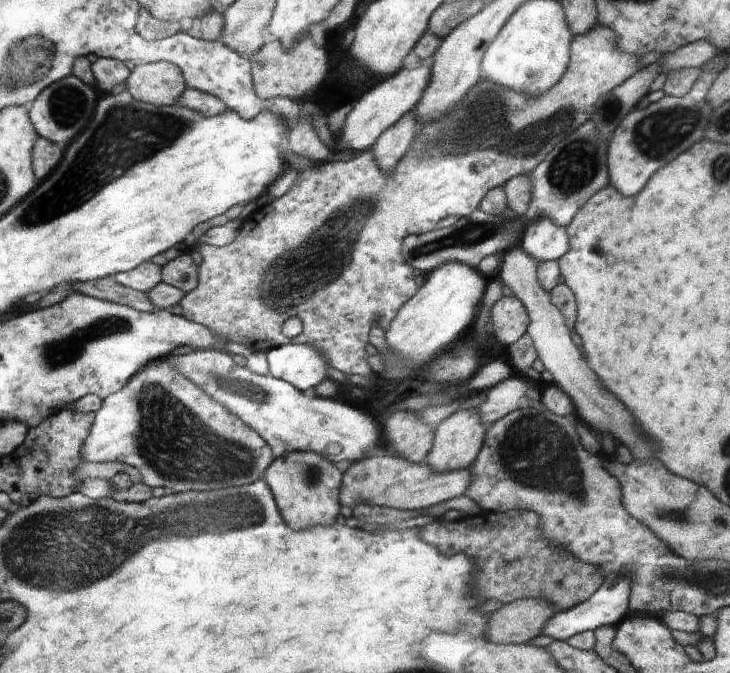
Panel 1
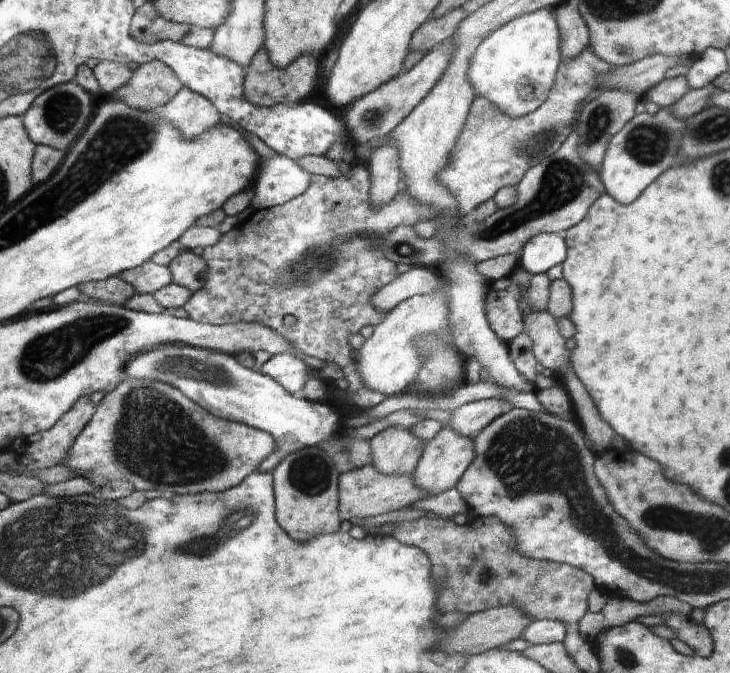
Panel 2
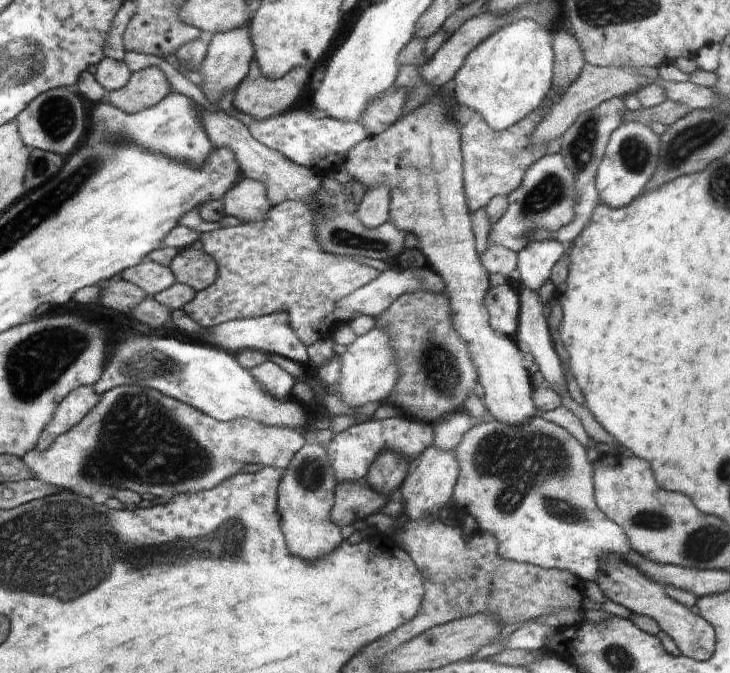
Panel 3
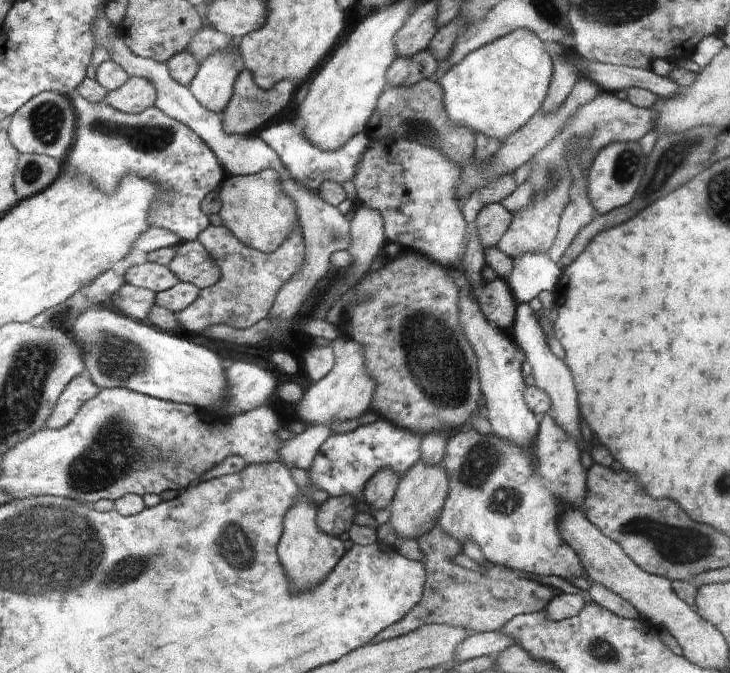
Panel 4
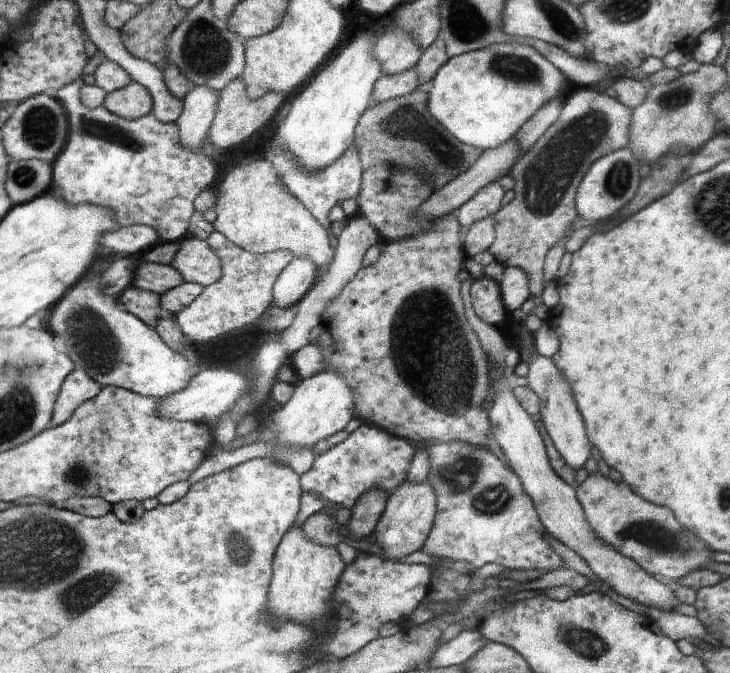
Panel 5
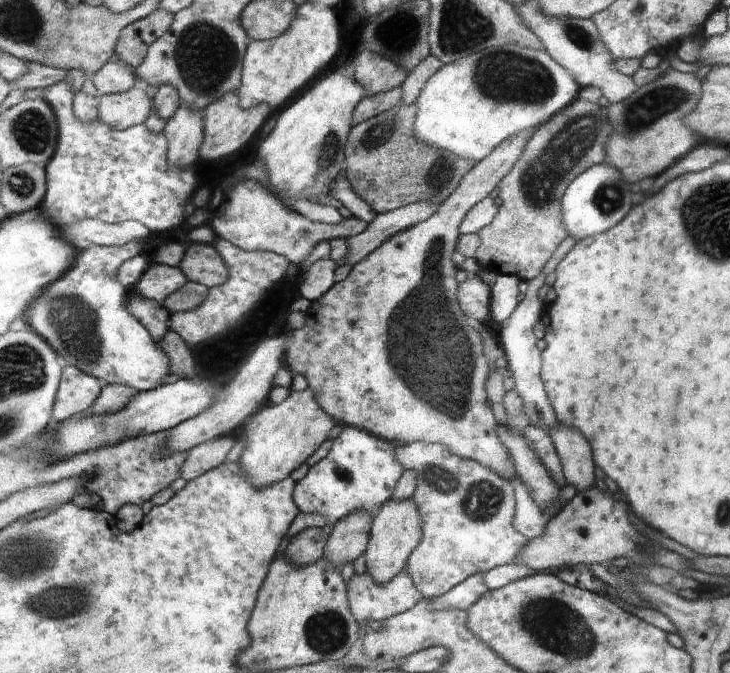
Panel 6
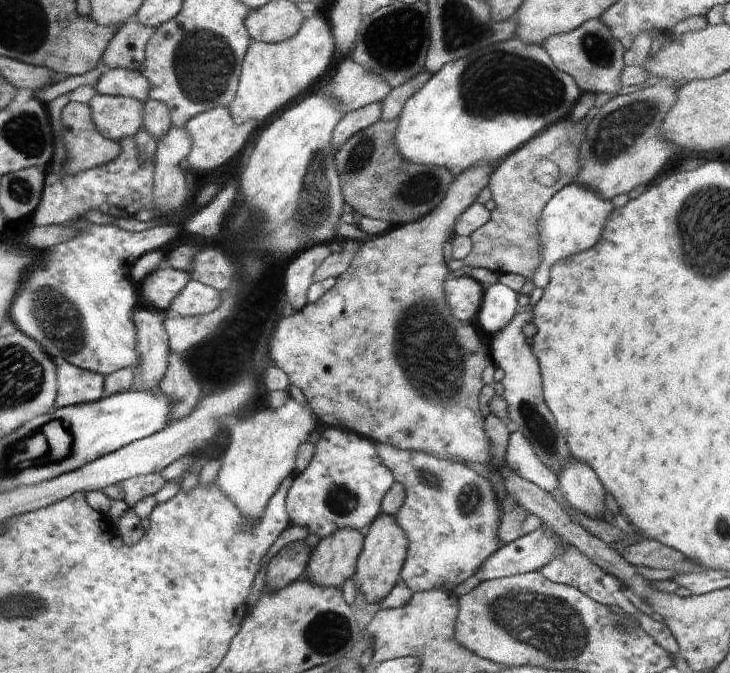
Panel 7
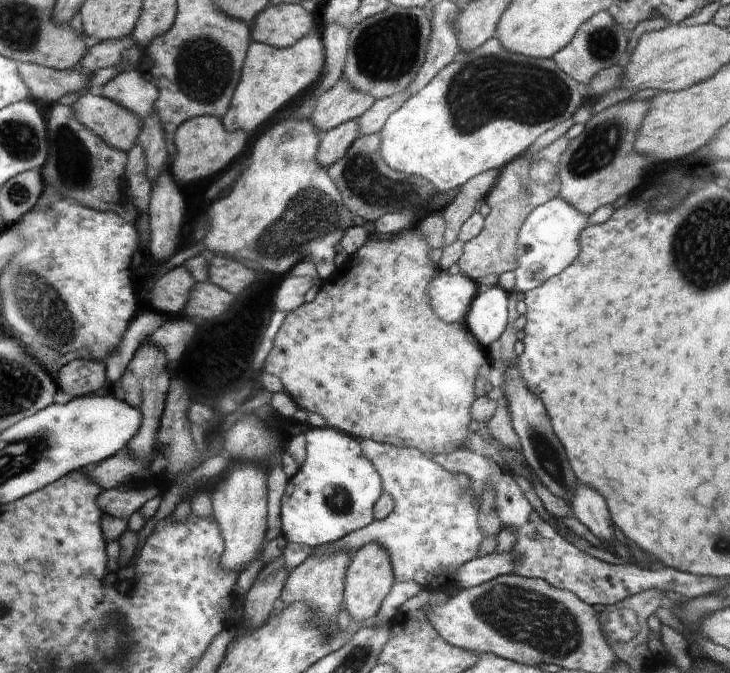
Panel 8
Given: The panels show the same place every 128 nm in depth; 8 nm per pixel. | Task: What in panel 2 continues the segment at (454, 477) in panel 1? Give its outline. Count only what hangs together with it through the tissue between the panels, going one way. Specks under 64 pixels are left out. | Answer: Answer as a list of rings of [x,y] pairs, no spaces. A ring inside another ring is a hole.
[[[373,465],[363,468],[345,468],[341,477],[340,490],[342,521],[396,512],[428,496],[417,490],[417,486],[410,475],[384,475]]]

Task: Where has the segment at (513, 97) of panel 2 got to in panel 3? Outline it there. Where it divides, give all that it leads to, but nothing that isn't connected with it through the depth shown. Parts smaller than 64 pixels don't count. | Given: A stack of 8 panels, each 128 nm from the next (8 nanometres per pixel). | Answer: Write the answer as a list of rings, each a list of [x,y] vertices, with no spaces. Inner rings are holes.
[[[522,18],[509,21],[506,26],[490,34],[490,37],[484,38],[482,43],[466,57],[460,72],[452,80],[459,108],[476,110],[478,114],[482,114],[482,118],[490,127],[498,131],[516,125],[534,110],[539,110],[545,104],[552,86],[551,32],[552,30],[546,29],[541,23],[534,22],[532,18]]]

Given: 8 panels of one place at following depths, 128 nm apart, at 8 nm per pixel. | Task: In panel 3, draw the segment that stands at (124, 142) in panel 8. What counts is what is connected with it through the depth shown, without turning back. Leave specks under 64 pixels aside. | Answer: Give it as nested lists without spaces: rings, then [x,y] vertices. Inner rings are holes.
[[[150,66],[132,73],[129,84],[121,89],[109,91],[106,101],[120,110],[141,113],[156,106],[171,93],[171,85],[166,75],[157,66]]]

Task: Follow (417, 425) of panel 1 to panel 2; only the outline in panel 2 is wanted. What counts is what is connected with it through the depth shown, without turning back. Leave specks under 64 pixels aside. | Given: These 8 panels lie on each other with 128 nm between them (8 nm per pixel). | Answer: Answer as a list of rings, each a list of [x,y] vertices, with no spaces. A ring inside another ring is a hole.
[[[386,428],[371,439],[372,465],[384,475],[412,475],[425,444],[408,428]]]

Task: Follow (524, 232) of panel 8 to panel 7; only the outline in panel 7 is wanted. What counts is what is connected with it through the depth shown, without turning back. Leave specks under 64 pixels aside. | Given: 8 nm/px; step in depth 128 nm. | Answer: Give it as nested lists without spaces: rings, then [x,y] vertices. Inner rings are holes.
[[[572,182],[561,188],[545,206],[541,214],[539,231],[541,232],[542,264],[531,277],[534,286],[544,288],[548,282],[550,269],[558,262],[573,257],[574,254],[588,250],[594,242],[600,240],[604,224],[611,220],[616,212],[612,199],[606,198],[596,187],[584,186],[582,182]]]

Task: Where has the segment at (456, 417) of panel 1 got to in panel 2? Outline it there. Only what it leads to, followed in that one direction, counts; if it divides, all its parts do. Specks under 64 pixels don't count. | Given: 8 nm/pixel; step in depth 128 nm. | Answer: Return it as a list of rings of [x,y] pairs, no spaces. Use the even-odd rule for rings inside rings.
[[[446,424],[446,428],[437,437],[425,444],[417,468],[410,476],[416,484],[417,490],[430,497],[436,496],[456,486],[465,475],[465,471],[470,468],[474,458],[475,450],[472,439],[458,435]]]

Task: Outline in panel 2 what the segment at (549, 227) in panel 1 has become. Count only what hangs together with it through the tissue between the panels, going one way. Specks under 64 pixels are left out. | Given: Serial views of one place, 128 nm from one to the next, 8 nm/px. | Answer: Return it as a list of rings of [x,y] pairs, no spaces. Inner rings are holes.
[[[542,233],[533,237],[519,256],[519,267],[530,275],[546,274],[568,257],[568,244],[563,234]]]

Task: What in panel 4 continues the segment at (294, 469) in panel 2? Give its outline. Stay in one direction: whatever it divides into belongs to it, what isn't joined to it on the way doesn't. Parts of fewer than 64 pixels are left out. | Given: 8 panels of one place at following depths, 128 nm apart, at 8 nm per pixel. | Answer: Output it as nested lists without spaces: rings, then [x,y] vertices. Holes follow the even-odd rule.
[[[296,500],[296,504],[284,512],[284,532],[277,552],[280,562],[285,567],[286,575],[293,583],[294,590],[312,590],[328,578],[336,568],[338,561],[344,556],[346,548],[338,535],[332,535],[321,530],[317,523],[319,511],[308,500]]]

